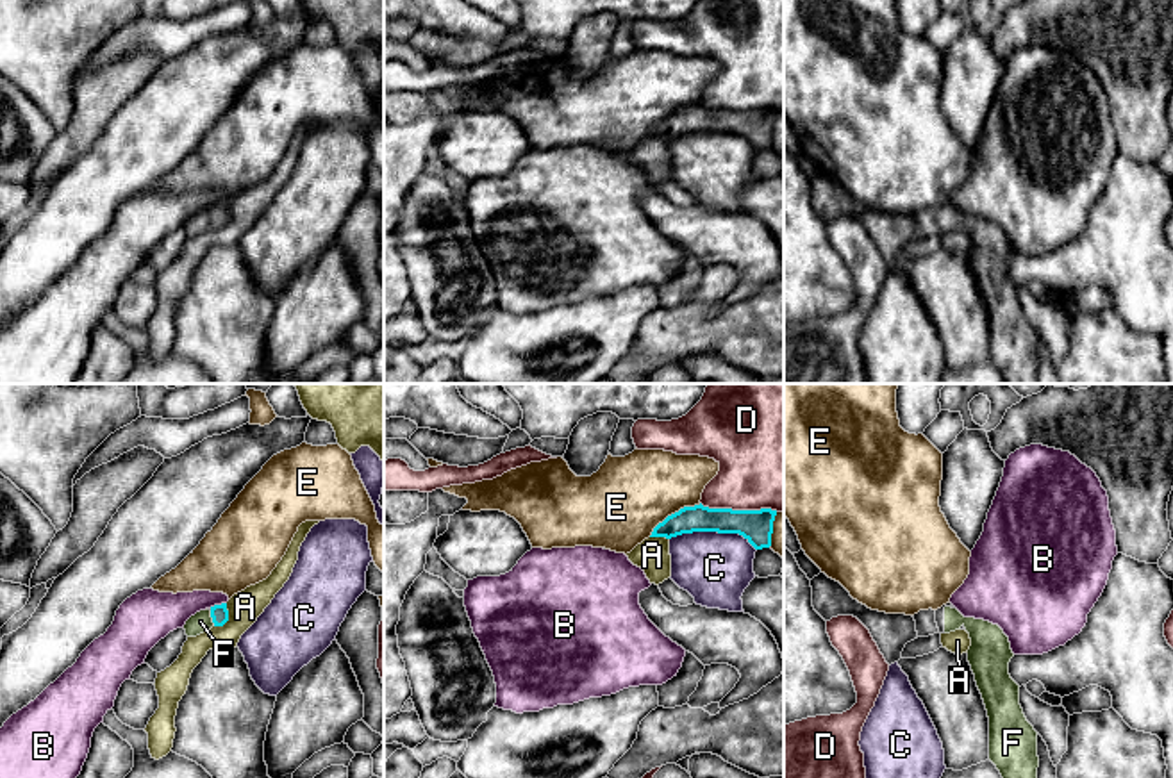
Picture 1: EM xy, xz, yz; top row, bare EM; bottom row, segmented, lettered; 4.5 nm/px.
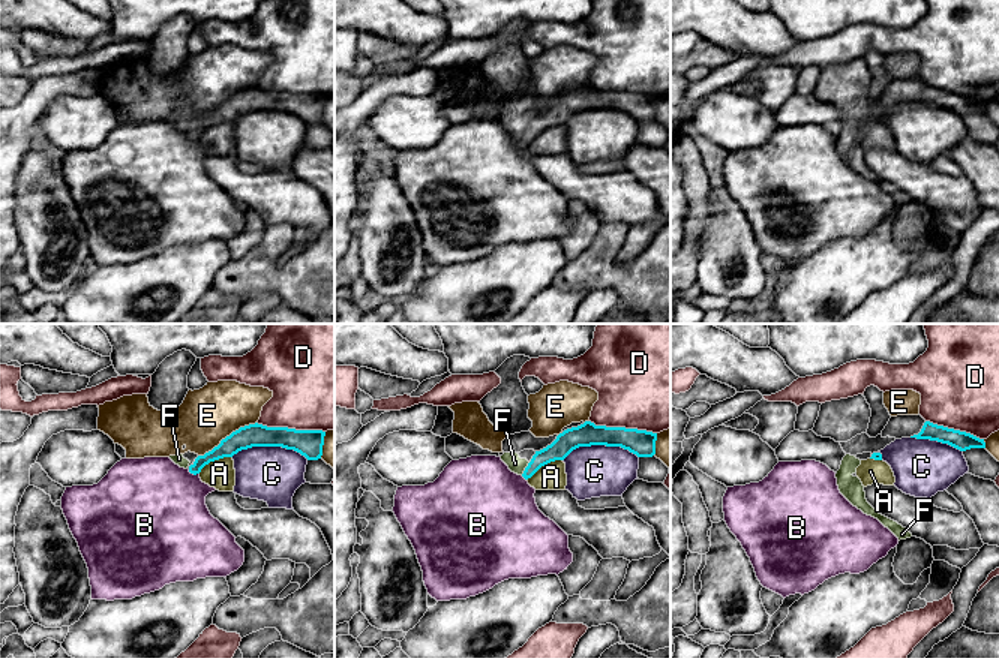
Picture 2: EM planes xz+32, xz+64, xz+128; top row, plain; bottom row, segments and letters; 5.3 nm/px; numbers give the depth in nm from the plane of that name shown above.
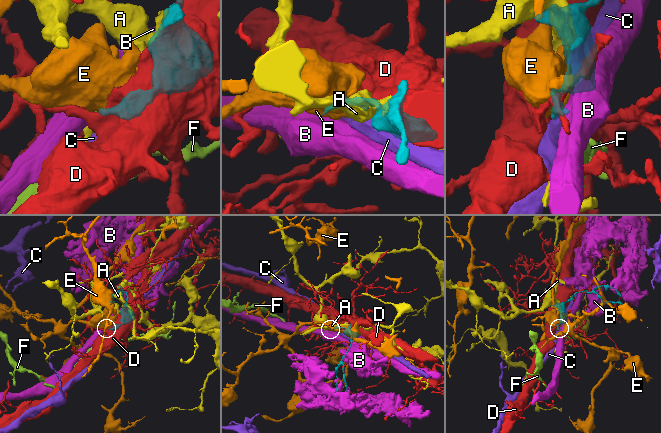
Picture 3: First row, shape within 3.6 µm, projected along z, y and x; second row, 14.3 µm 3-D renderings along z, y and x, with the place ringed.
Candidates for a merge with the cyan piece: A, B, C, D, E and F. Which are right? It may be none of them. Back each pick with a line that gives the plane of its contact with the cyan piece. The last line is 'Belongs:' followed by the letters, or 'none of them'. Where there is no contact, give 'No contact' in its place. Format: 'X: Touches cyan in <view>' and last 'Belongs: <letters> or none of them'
F: Touches cyan in xy
Belongs: F

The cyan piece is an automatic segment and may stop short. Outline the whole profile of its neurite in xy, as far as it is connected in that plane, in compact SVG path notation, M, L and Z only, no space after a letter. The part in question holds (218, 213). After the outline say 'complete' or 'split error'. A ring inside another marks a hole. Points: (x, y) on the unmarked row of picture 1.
M221 203L211 207L209 211L205 209L191 216L184 225L184 230L187 237L196 237L205 230L211 230L212 227L223 227L227 221L229 221L227 203Z; split error

